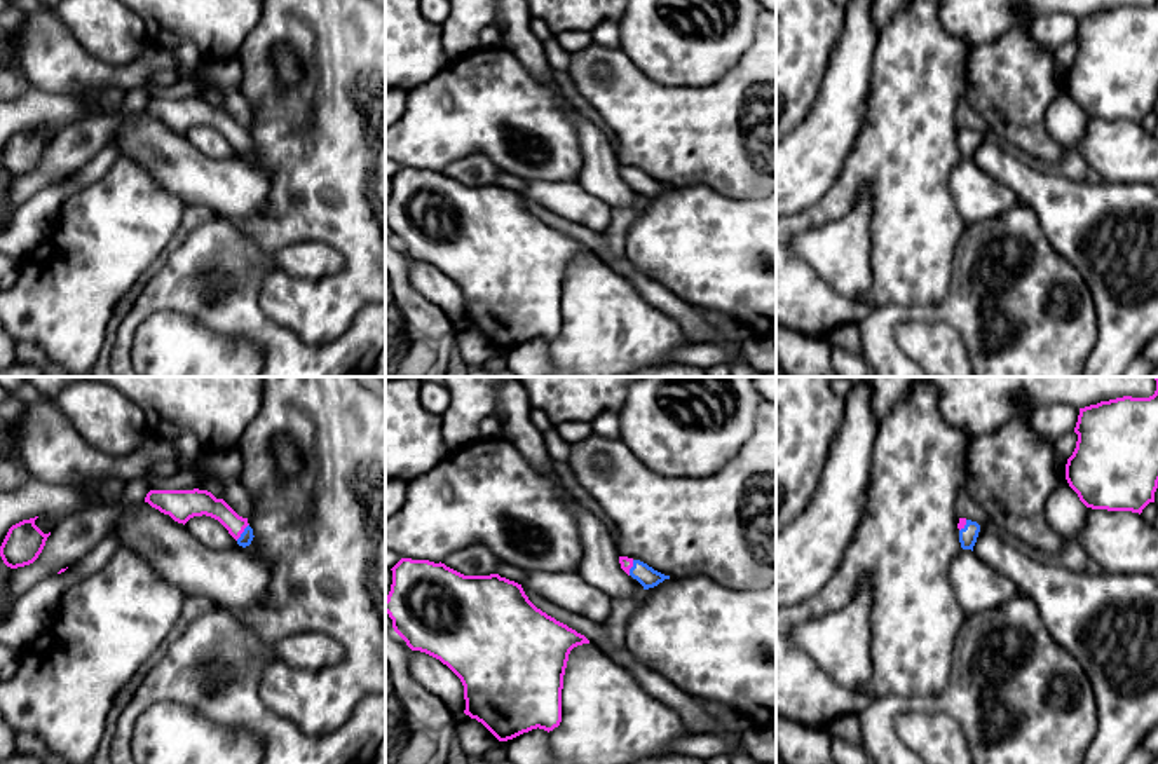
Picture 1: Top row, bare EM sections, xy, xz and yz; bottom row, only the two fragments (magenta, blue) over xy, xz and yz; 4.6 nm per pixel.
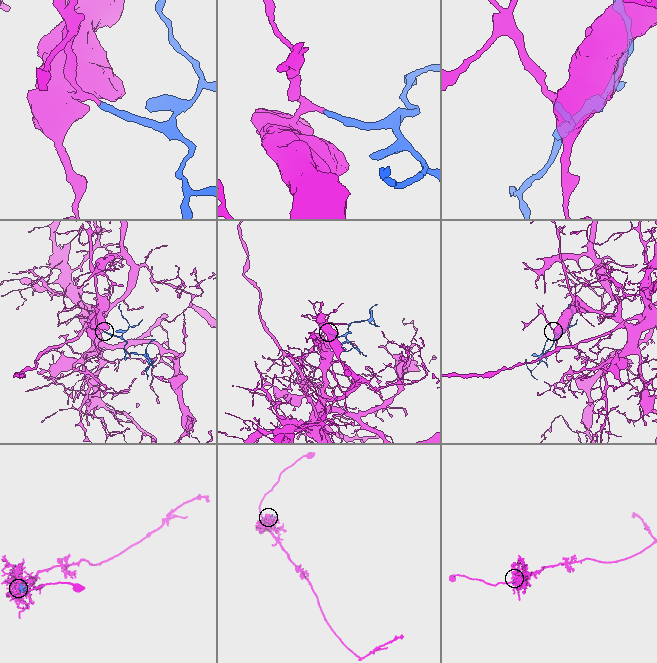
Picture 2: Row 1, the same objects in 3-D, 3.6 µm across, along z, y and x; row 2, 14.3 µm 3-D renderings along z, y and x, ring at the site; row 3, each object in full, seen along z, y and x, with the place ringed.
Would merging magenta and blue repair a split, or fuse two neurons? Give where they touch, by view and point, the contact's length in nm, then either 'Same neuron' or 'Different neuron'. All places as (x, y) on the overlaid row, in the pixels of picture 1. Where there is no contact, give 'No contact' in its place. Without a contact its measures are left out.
Touches magenta at xy (243, 531). Shared border 100 nm. Same neuron

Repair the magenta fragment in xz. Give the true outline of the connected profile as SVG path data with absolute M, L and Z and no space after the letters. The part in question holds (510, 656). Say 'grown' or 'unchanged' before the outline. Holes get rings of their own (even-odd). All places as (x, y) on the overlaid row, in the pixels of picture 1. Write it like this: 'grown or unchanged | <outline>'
unchanged | M401 558L392 569L385 612L394 631L412 651L426 652L446 665L464 686L464 713L481 722L499 741L513 740L532 729L553 731L562 722L562 689L569 654L589 640L537 609L521 584L490 576L464 576L445 563Z

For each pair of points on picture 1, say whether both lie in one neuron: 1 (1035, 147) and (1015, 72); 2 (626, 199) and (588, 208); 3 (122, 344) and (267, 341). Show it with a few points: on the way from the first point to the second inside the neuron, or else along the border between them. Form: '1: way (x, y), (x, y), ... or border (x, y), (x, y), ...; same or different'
1: way (1024, 128), (1015, 114), (1015, 91); same
2: border (576, 182), (613, 208); different
3: way (149, 304), (157, 295), (220, 295), (227, 302); same

